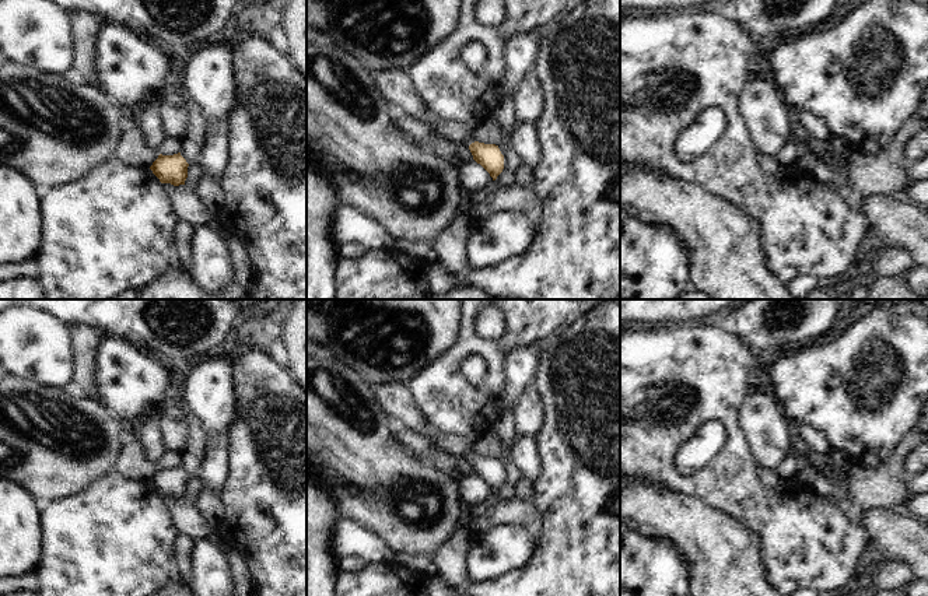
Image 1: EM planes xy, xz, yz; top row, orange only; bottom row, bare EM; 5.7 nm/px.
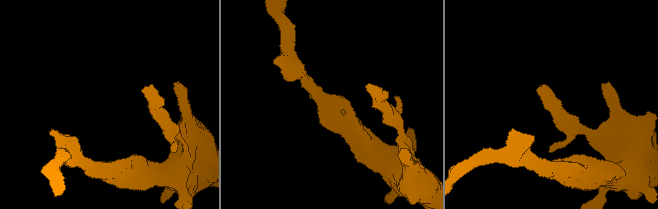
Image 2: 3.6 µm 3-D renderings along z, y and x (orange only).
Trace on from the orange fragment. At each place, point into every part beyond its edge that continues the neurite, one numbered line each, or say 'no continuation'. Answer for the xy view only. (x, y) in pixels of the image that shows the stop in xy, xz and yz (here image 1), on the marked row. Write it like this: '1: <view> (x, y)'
no continuation.

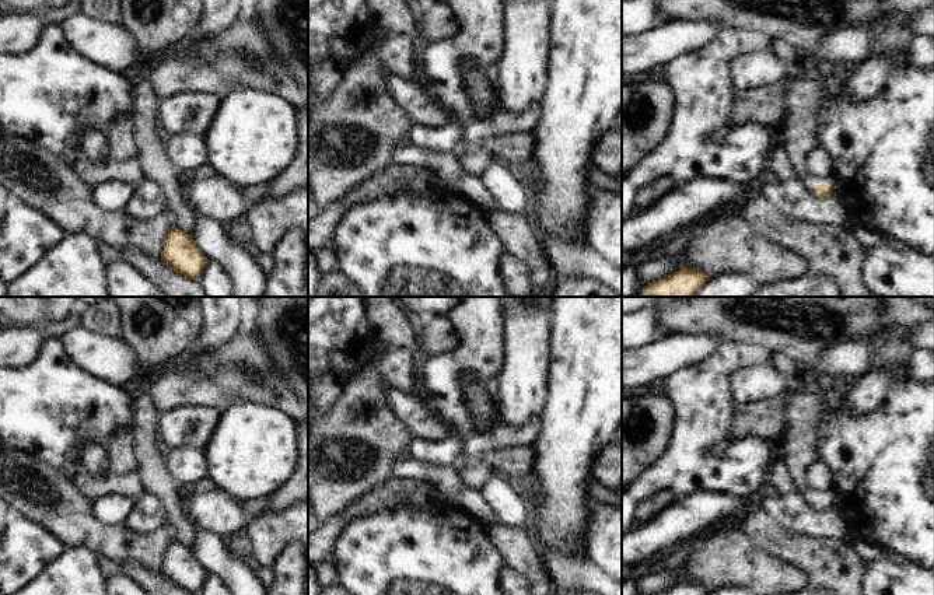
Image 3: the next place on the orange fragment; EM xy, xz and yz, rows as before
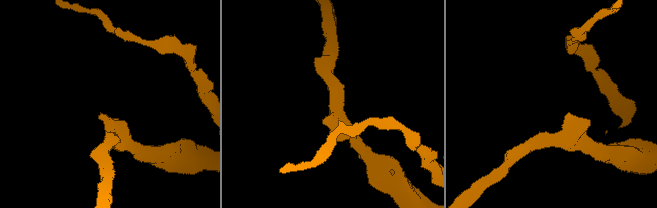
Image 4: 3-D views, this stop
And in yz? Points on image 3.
1: yz (810, 181).

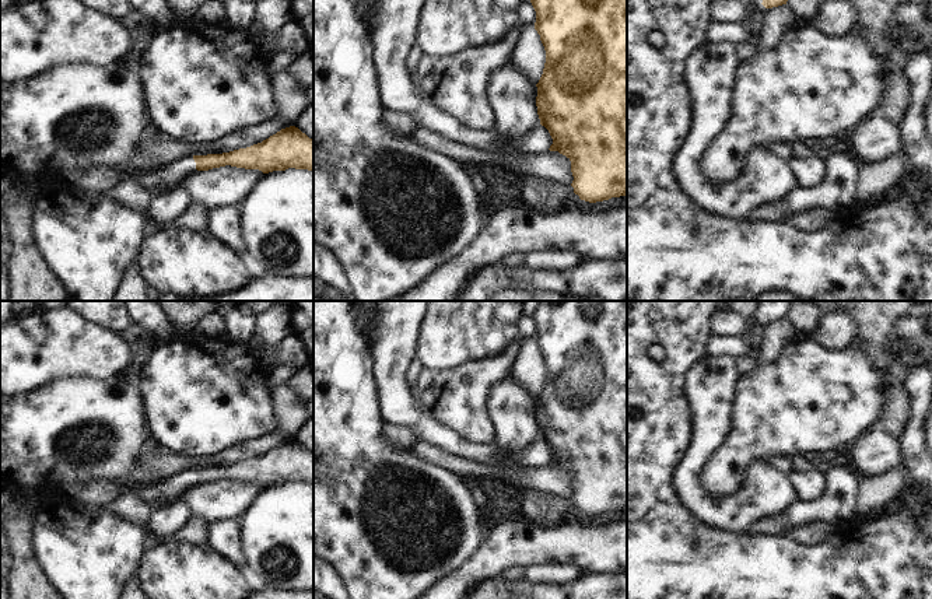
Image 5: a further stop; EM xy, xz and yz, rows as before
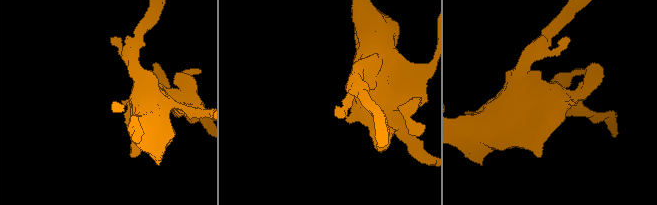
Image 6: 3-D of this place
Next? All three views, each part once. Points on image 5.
1: xy (160, 179).

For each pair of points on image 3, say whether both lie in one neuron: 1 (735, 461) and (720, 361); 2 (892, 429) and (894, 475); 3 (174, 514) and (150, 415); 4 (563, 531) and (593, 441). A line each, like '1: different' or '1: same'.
1: same
2: same
3: same
4: same

